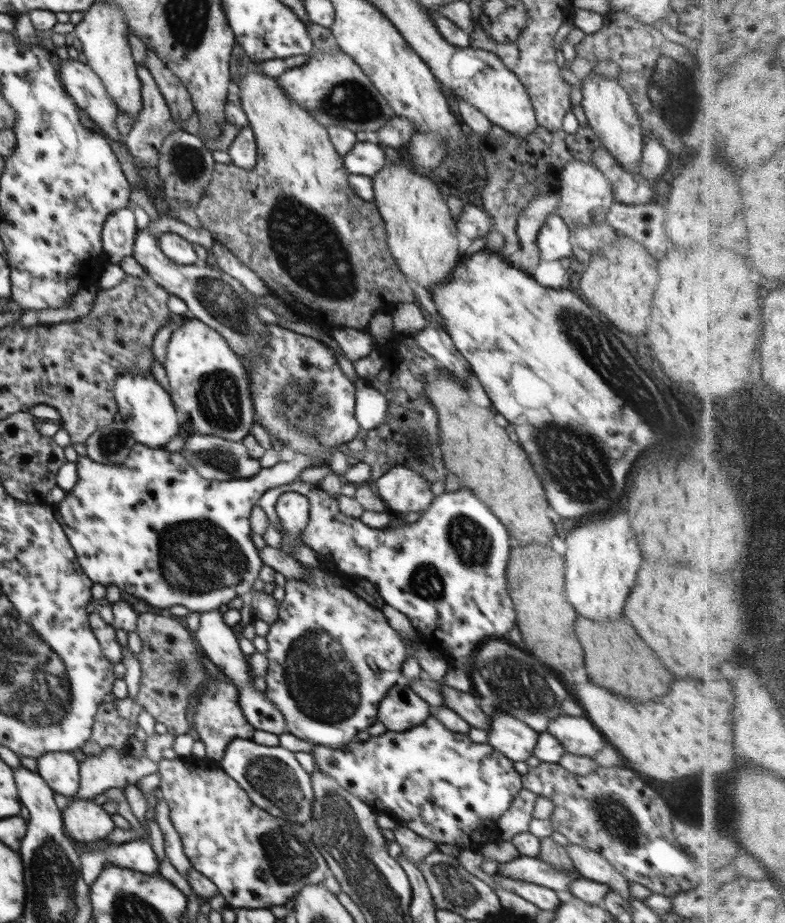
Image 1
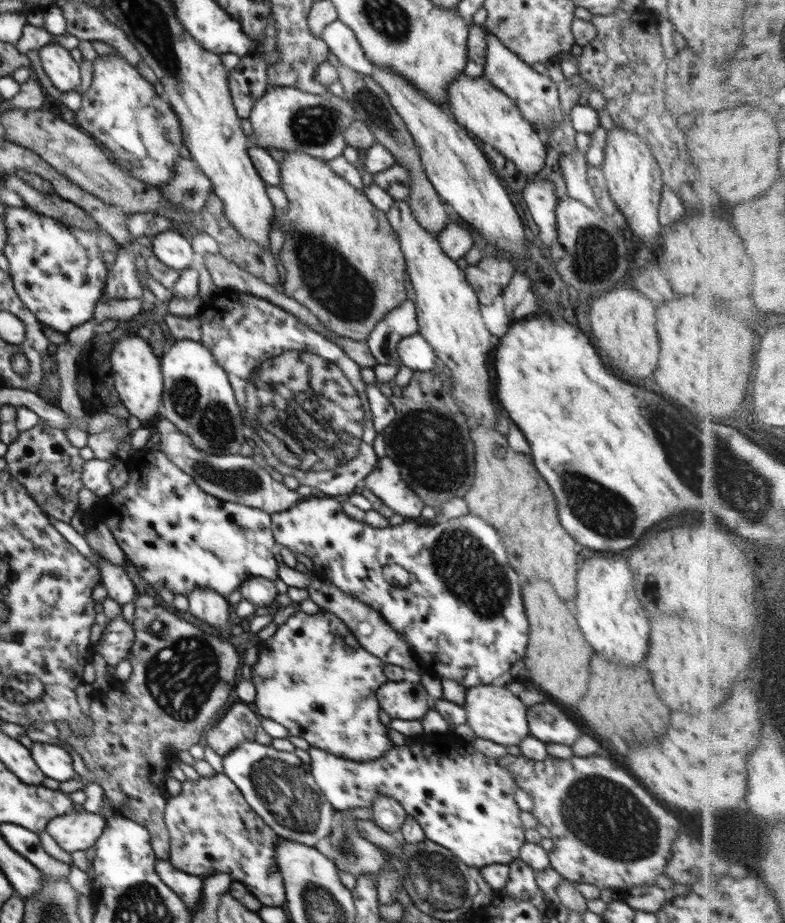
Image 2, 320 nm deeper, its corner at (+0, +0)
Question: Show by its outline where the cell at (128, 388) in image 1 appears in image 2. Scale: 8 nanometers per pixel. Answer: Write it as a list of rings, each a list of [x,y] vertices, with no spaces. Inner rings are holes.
[[[138,334],[128,336],[118,341],[112,349],[109,357],[111,363],[111,375],[114,381],[114,388],[119,395],[121,404],[129,410],[140,422],[156,420],[162,415],[161,398],[163,389],[163,374],[161,371],[161,360],[153,354],[153,349],[146,340],[139,337]]]

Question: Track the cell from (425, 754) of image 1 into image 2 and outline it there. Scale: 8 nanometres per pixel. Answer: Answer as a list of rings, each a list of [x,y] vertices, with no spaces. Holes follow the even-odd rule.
[[[434,742],[414,746],[393,746],[384,756],[370,760],[346,759],[328,754],[321,748],[310,747],[311,773],[316,784],[337,810],[366,808],[373,806],[376,797],[384,795],[394,798],[418,822],[425,838],[447,848],[466,866],[485,867],[489,864],[509,864],[518,858],[520,849],[525,843],[525,828],[520,819],[521,809],[515,801],[513,788],[518,787],[513,776],[499,765],[496,758],[488,758],[472,745],[448,746],[438,750]]]

